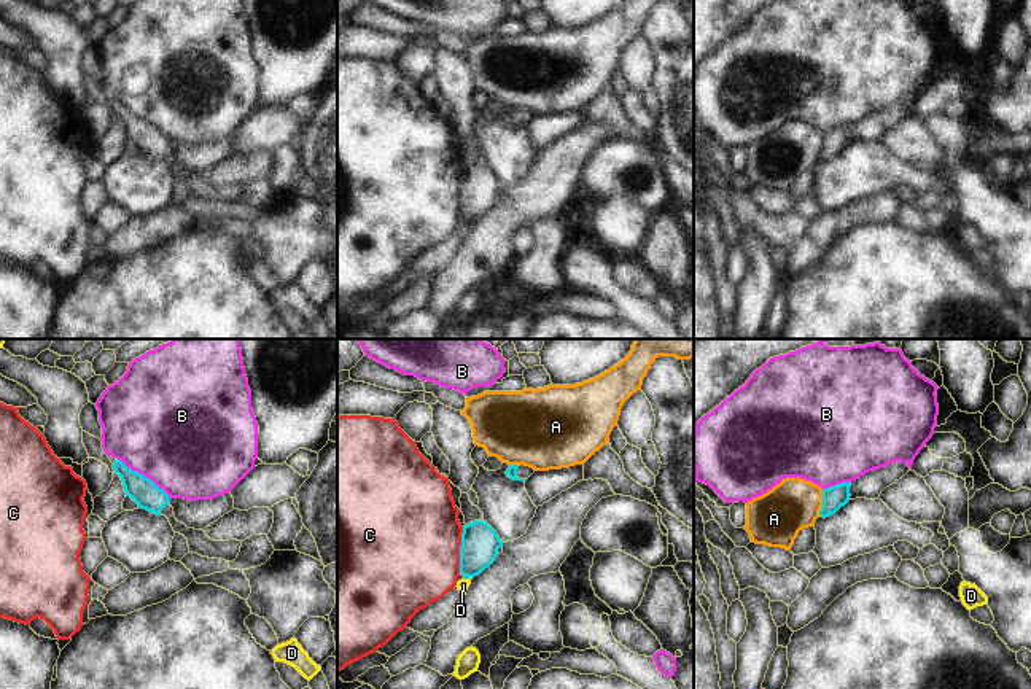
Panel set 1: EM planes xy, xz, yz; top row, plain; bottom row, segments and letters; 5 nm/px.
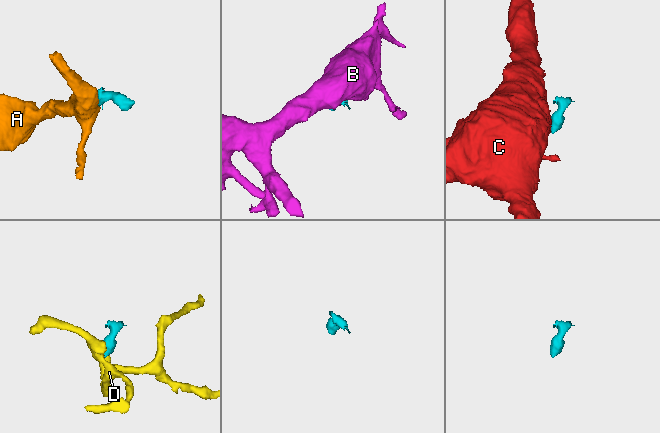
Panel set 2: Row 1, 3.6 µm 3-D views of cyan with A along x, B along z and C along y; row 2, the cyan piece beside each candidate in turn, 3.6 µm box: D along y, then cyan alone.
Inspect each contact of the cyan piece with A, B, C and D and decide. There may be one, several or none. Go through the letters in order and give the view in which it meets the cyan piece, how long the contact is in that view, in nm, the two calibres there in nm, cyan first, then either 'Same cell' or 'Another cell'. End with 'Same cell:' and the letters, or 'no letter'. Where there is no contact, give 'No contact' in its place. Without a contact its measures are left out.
A: Touches cyan in yz. Shared border 130 nm. Thickness 120 nm (cyan) against 260 nm. Another cell
B: Touches cyan in xy. Shared border 340 nm. Thickness 140 nm (cyan) against 500 nm. Another cell
C: Touches cyan in xz. Shared border 240 nm. Thickness 190 nm (cyan) against 500 nm. Another cell
D: Touches cyan in xz. Shared border 40 nm. Thickness 190 nm (cyan) against 60 nm. Another cell
Same cell: no letter.

